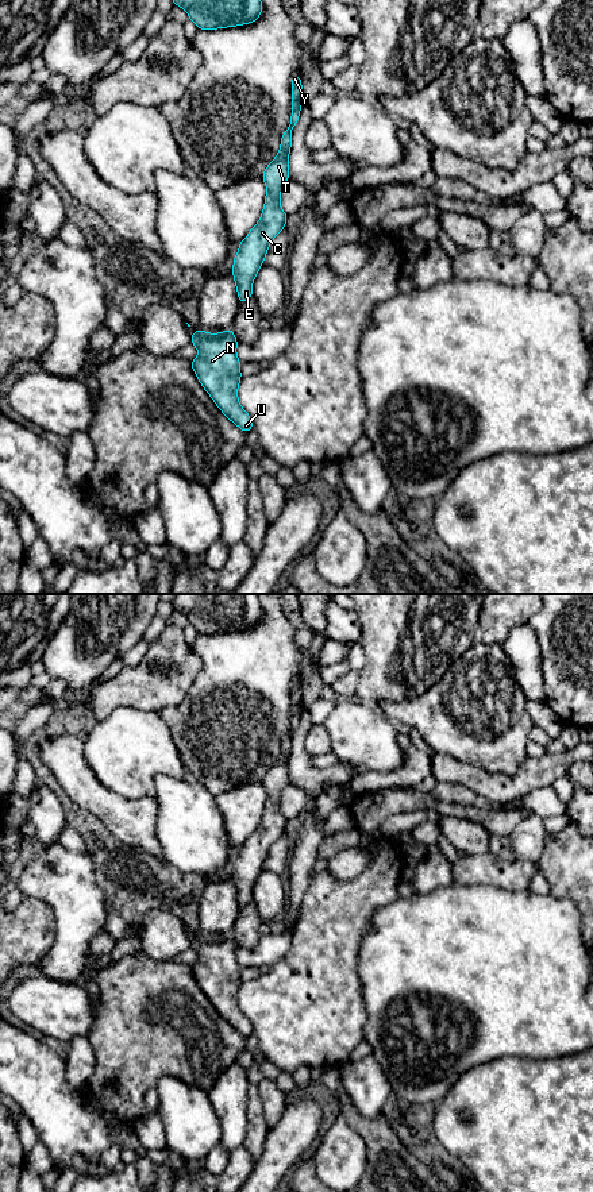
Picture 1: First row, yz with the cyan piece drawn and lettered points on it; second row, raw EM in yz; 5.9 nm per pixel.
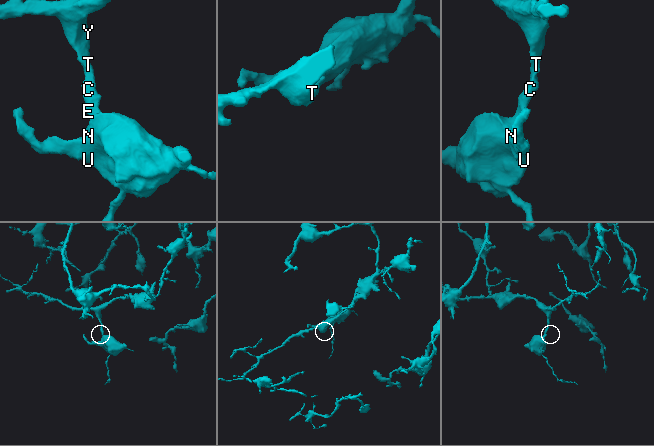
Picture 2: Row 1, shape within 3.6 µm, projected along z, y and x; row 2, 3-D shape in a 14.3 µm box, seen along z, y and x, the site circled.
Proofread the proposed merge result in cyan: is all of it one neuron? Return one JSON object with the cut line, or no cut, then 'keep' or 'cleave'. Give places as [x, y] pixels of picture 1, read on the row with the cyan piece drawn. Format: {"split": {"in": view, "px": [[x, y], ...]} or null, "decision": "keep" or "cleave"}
{"split": null, "decision": "keep"}

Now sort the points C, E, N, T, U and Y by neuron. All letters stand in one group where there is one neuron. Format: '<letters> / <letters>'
C E N T U Y

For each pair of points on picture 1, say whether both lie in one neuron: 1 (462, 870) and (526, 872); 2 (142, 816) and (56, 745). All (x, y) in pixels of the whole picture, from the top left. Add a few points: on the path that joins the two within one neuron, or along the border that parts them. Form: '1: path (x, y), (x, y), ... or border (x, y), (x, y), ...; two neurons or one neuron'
1: path (478, 870), (509, 874); one neuron
2: path (119, 814), (70, 768); one neuron

